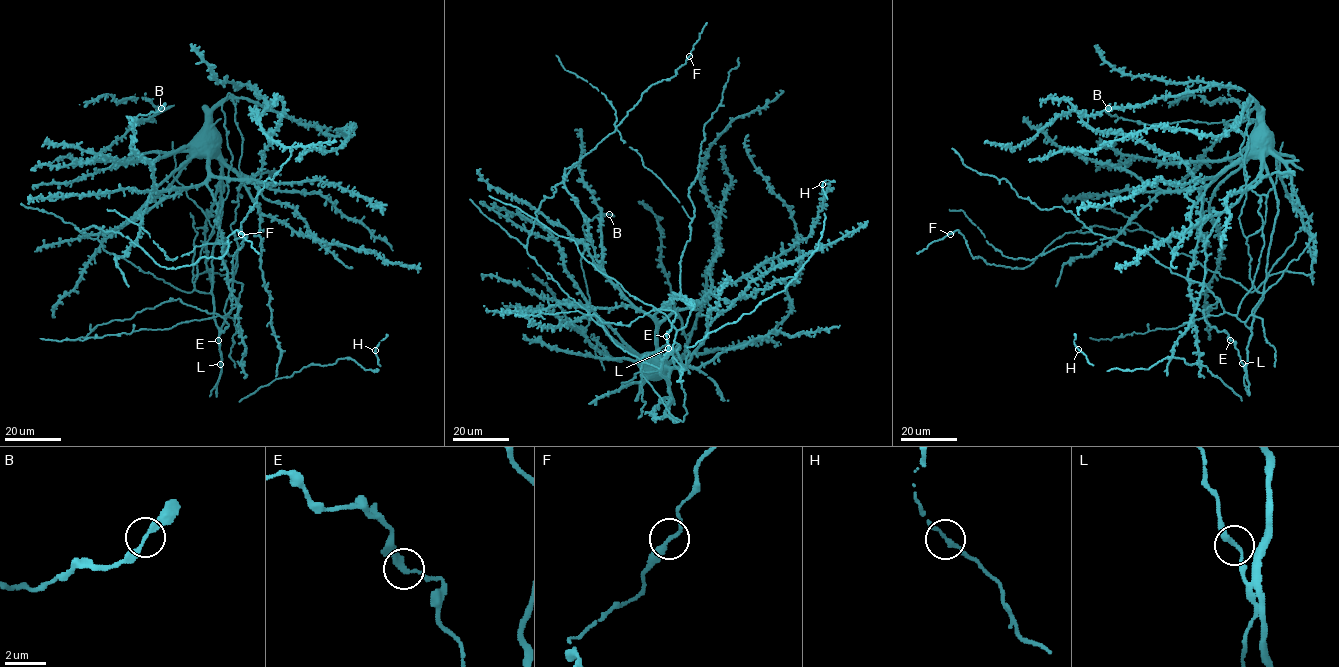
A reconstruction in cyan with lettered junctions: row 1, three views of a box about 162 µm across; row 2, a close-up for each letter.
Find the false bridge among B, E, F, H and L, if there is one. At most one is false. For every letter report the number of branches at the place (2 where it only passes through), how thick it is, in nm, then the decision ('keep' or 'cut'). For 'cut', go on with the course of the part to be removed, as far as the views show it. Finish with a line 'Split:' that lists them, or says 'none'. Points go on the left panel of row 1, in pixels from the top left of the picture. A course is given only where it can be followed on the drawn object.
B: branches 2; calibre 200 nm; keep
E: branches 2; calibre 240 nm; keep
F: branches 2; calibre 240 nm; keep
H: branches 2; calibre 180 nm; keep
L: branches 2; calibre 240 nm; keep
Split: none

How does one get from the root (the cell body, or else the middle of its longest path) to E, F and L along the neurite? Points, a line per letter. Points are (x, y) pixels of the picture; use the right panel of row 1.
E: (1256, 145), (1269, 143), (1263, 161), (1277, 215), (1244, 366), (1230, 340)
F: (1256, 145), (1269, 143), (1277, 209), (1261, 293), (1145, 230), (1066, 233), (1024, 268), (973, 258), (950, 234)
L: (1256, 145), (1269, 143), (1263, 161), (1277, 215), (1263, 300), (1254, 312), (1247, 363), (1242, 363)

